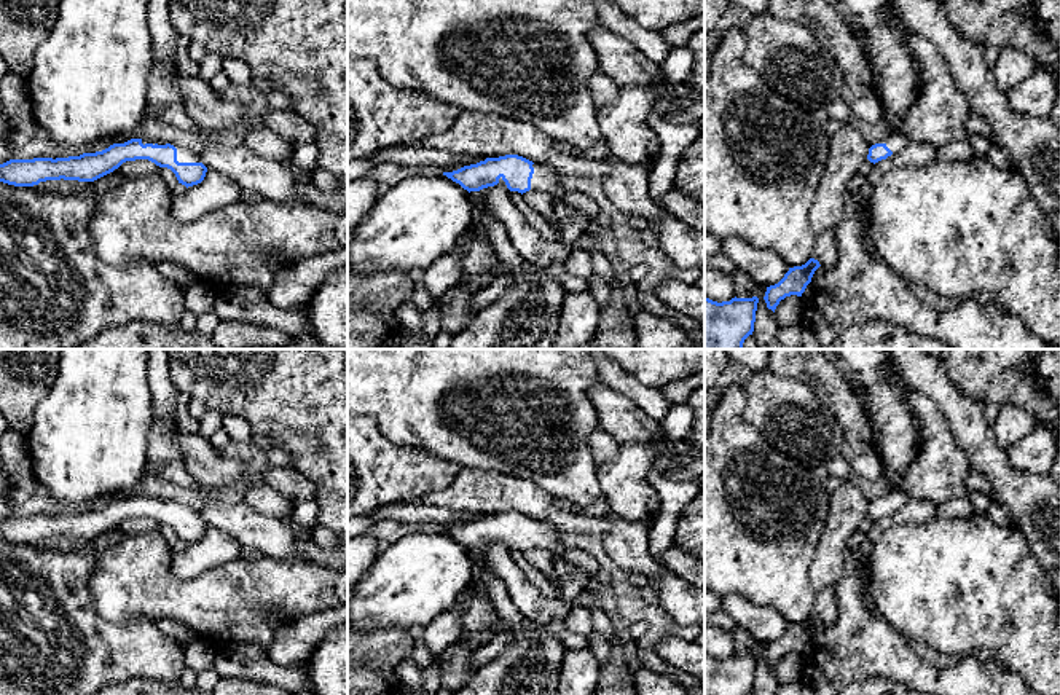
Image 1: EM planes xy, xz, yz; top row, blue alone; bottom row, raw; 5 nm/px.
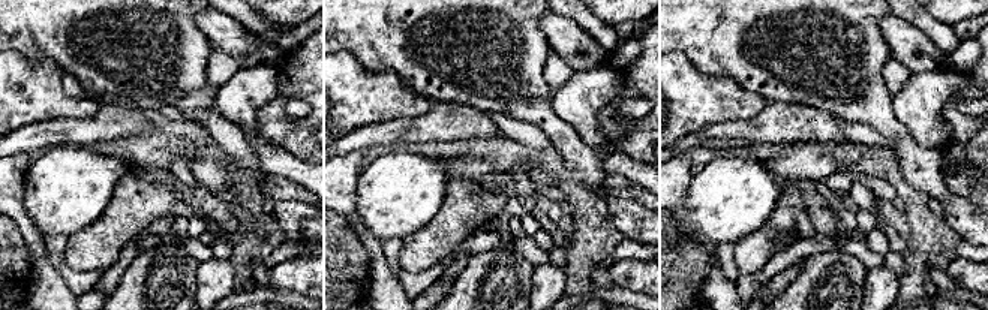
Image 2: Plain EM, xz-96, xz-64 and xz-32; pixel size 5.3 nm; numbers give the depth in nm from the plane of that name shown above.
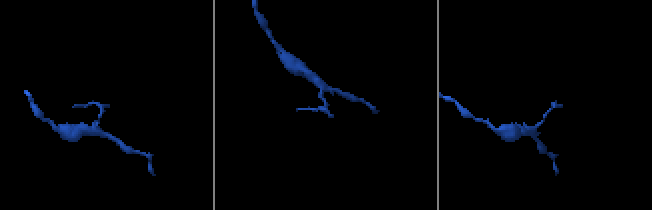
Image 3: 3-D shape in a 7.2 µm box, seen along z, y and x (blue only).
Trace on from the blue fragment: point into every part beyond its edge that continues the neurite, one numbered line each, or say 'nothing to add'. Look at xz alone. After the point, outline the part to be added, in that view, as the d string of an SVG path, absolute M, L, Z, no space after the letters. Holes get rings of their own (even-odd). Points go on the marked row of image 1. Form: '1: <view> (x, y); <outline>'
1: xz (544, 179); M534 163L532 167L534 174L531 179L531 190L523 194L528 194L531 191L550 193L553 202L566 204L564 201L566 190L563 188L561 175L558 172L553 172L550 166L540 163ZM569 206L567 209L569 209L567 222L559 230L558 242L567 250L571 250L574 249L575 241L585 233L587 225L593 218Z

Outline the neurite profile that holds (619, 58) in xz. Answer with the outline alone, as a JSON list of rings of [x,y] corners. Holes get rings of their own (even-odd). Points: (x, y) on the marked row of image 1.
[[[604,26],[588,32],[599,70],[620,86],[671,86],[658,64],[649,61],[630,40]]]

